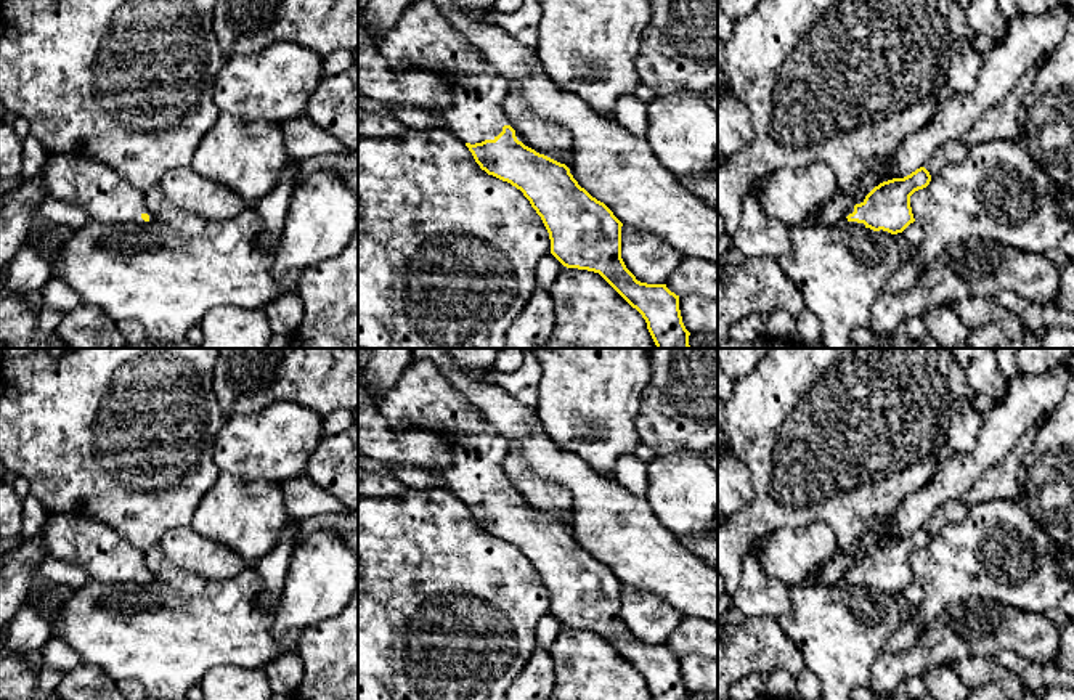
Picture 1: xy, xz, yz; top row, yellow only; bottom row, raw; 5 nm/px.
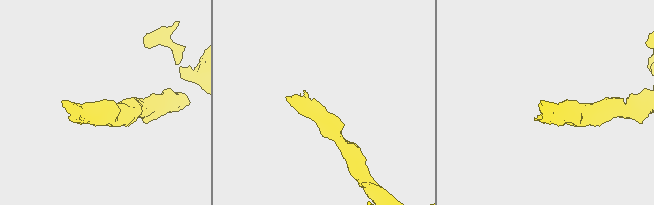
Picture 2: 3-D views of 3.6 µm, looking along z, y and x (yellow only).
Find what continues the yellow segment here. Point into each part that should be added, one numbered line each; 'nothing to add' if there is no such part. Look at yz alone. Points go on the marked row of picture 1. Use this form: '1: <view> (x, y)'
1: yz (851, 209)

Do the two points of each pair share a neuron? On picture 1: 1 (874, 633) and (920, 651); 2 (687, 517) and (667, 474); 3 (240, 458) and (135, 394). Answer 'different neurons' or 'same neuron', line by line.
1: different neurons
2: same neuron
3: different neurons

